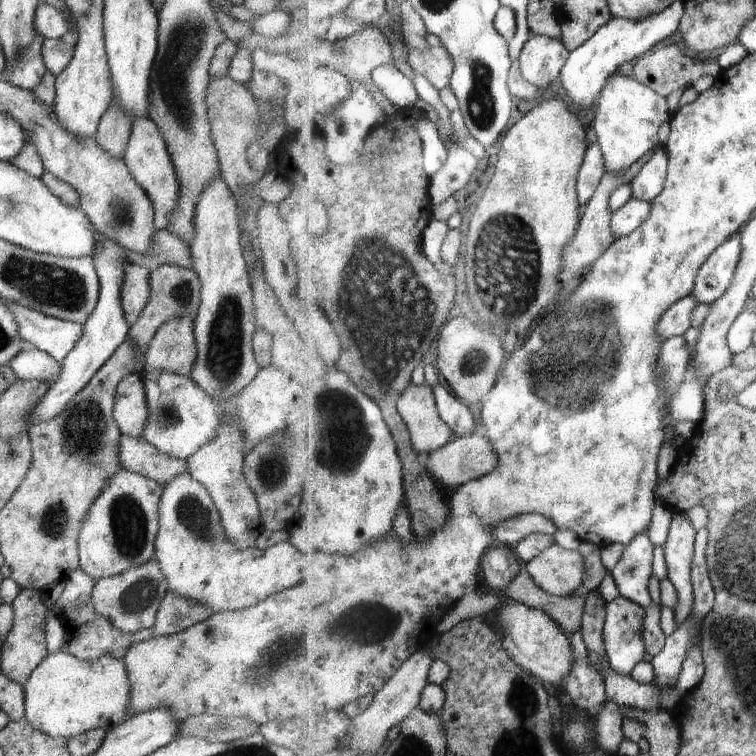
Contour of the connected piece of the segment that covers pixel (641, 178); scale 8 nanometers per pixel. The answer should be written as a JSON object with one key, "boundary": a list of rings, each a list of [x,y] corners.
{"boundary":[[[662,146],[633,181],[634,197],[652,203],[664,191],[668,176],[669,151]]]}

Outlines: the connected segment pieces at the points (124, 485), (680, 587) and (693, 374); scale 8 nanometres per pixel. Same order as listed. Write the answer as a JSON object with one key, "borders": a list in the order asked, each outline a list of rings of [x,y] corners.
{"borders":[[[[122,468],[105,485],[80,530],[79,569],[95,582],[154,560],[159,503],[163,491],[163,486],[154,480]]],[[[676,511],[669,542],[665,544],[664,555],[668,580],[679,593],[680,605],[676,614],[677,628],[692,614],[696,605],[693,586],[693,561],[697,542],[696,528],[685,518],[683,512]]],[[[692,362],[686,374],[686,380],[676,394],[676,400],[672,404],[672,420],[674,426],[678,421],[688,420],[700,425],[706,417],[706,392],[704,384],[699,379],[695,363]]]]}

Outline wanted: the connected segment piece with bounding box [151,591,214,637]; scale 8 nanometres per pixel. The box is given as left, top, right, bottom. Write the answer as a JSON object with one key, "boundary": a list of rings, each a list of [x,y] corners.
{"boundary":[[[169,591],[162,600],[160,609],[151,626],[153,637],[173,636],[206,621],[214,612],[195,601],[186,601]]]}

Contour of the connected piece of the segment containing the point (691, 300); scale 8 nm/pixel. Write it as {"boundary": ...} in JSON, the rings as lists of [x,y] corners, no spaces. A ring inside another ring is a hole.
{"boundary":[[[694,295],[688,296],[686,299],[680,300],[674,307],[665,313],[665,316],[657,325],[658,335],[664,340],[673,337],[685,336],[693,328],[693,313],[700,305]]]}

